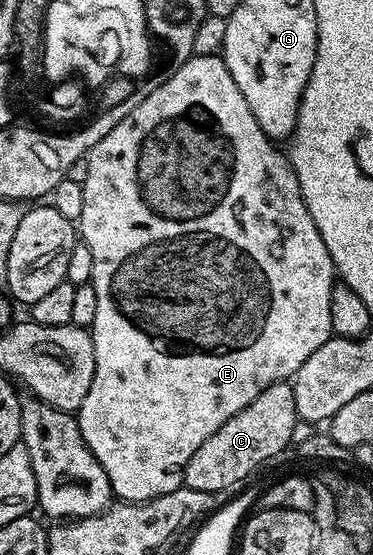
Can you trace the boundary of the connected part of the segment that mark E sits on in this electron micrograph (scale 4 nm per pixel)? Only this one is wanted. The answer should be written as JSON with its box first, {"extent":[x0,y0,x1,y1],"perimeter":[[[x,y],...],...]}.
{"extent":[78,55,338,503],"perimeter":[[[193,55],[188,58],[186,63],[176,65],[173,70],[172,77],[166,78],[157,89],[149,88],[146,99],[142,99],[142,103],[138,103],[138,107],[134,107],[134,111],[130,111],[130,115],[126,115],[126,119],[122,119],[122,123],[118,123],[118,127],[114,127],[114,131],[110,131],[110,135],[106,135],[106,139],[94,143],[92,150],[86,154],[90,171],[87,172],[83,185],[82,215],[78,222],[79,240],[86,247],[90,247],[90,255],[94,258],[94,271],[90,284],[94,287],[94,292],[98,294],[98,312],[94,315],[94,323],[90,330],[94,343],[96,374],[90,383],[90,391],[86,391],[86,399],[82,399],[78,410],[80,430],[86,447],[90,447],[94,459],[98,459],[102,471],[106,471],[112,484],[113,494],[119,500],[137,503],[173,493],[175,489],[181,488],[184,485],[184,468],[186,463],[190,463],[190,455],[194,455],[194,451],[198,451],[198,447],[202,447],[202,443],[206,443],[206,439],[210,439],[210,435],[214,435],[214,431],[218,431],[218,427],[222,427],[222,423],[226,423],[226,419],[238,415],[238,411],[242,411],[242,407],[254,403],[254,399],[258,399],[258,395],[262,391],[266,391],[266,387],[279,381],[295,378],[302,363],[306,363],[306,359],[310,359],[310,355],[314,355],[314,351],[318,351],[318,347],[322,347],[322,343],[326,343],[328,338],[333,336],[330,323],[330,291],[338,277],[336,266],[330,259],[330,251],[326,251],[326,243],[322,243],[322,235],[304,202],[298,175],[294,171],[289,154],[285,150],[283,153],[282,150],[275,149],[272,146],[275,145],[273,138],[267,137],[262,131],[262,127],[258,127],[258,119],[254,119],[254,111],[250,111],[250,103],[246,103],[246,99],[242,99],[242,91],[238,91],[238,83],[234,83],[234,75],[230,75],[223,56],[197,57]]]}

